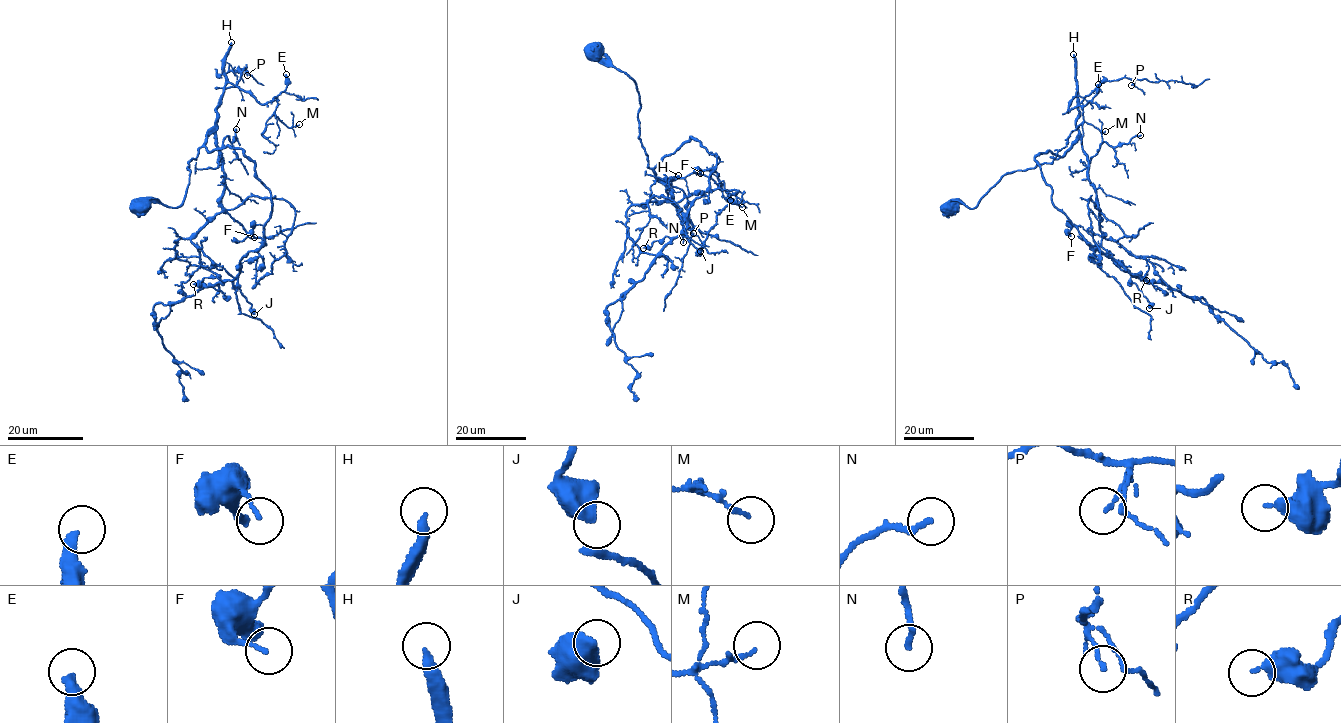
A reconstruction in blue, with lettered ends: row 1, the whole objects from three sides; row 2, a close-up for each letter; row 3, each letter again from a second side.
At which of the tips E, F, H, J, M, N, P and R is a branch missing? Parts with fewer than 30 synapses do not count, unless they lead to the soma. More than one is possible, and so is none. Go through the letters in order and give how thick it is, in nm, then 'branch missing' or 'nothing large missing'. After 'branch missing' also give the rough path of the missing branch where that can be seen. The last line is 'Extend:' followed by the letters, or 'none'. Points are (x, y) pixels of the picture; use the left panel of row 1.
E: 360 nm | nothing large missing
F: 120 nm | nothing large missing
H: 320 nm | branch missing
J: 550 nm | nothing large missing
M: 140 nm | nothing large missing
N: 190 nm | nothing large missing
P: 110 nm | nothing large missing
R: 400 nm | nothing large missing
Extend: H

